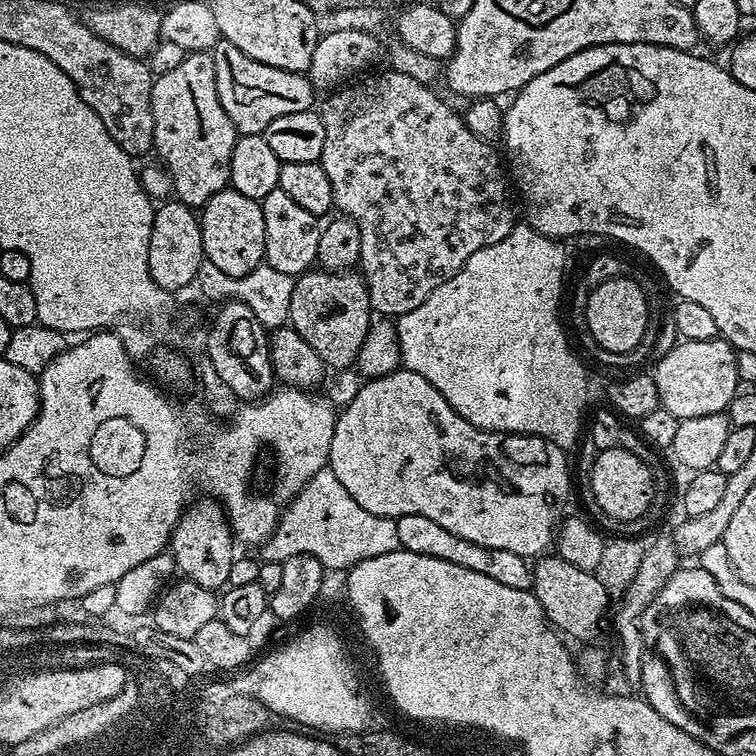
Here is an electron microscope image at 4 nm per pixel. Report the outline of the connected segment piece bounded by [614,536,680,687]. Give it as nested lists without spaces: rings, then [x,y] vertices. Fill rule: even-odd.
[[[660,536],[652,544],[645,547],[642,562],[639,563],[638,570],[632,576],[627,589],[621,595],[620,608],[614,616],[616,632],[622,642],[622,676],[630,686],[639,687],[641,685],[641,670],[645,659],[646,649],[644,647],[644,635],[641,632],[641,618],[645,610],[650,606],[650,602],[660,592],[669,578],[679,571],[677,541],[673,537]]]

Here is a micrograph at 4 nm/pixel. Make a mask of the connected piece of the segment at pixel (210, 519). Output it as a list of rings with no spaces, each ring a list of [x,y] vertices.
[[[197,499],[184,509],[183,516],[172,532],[170,551],[176,560],[177,569],[187,579],[198,582],[198,586],[220,590],[227,585],[230,566],[234,562],[232,556],[234,537],[232,527],[228,525],[226,519],[225,509],[215,499],[204,499],[208,500]]]

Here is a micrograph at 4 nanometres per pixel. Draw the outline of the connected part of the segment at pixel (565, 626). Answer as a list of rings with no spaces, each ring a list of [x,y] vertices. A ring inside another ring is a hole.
[[[545,554],[532,564],[532,587],[544,611],[544,619],[565,637],[588,640],[600,628],[604,611],[608,608],[610,593],[595,571],[587,572],[578,566],[570,566],[559,554]]]

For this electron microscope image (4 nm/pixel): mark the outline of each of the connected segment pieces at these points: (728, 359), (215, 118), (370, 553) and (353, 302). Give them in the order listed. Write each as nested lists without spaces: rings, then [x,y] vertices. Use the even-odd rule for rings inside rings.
[[[723,338],[706,342],[694,342],[693,340],[676,342],[676,345],[657,362],[656,372],[654,371],[656,389],[660,395],[660,407],[676,416],[679,421],[686,418],[698,418],[702,414],[724,412],[728,403],[738,395],[738,389],[742,384],[736,365],[736,354],[737,349]]]
[[[211,51],[189,52],[174,70],[155,77],[152,81],[152,108],[154,116],[154,152],[161,156],[162,164],[172,179],[175,199],[195,210],[203,209],[214,194],[218,194],[230,184],[230,154],[234,154],[237,130],[230,122],[230,114],[218,102],[218,90],[214,78],[214,58]]]
[[[329,467],[314,476],[289,504],[269,540],[261,545],[261,559],[283,563],[286,558],[306,553],[315,556],[329,571],[345,571],[359,561],[388,554],[399,549],[398,530],[393,517],[370,514],[346,491]]]
[[[309,270],[295,279],[288,319],[289,325],[318,352],[327,367],[334,370],[347,369],[357,361],[372,325],[368,287],[365,286],[363,277],[352,270]]]

